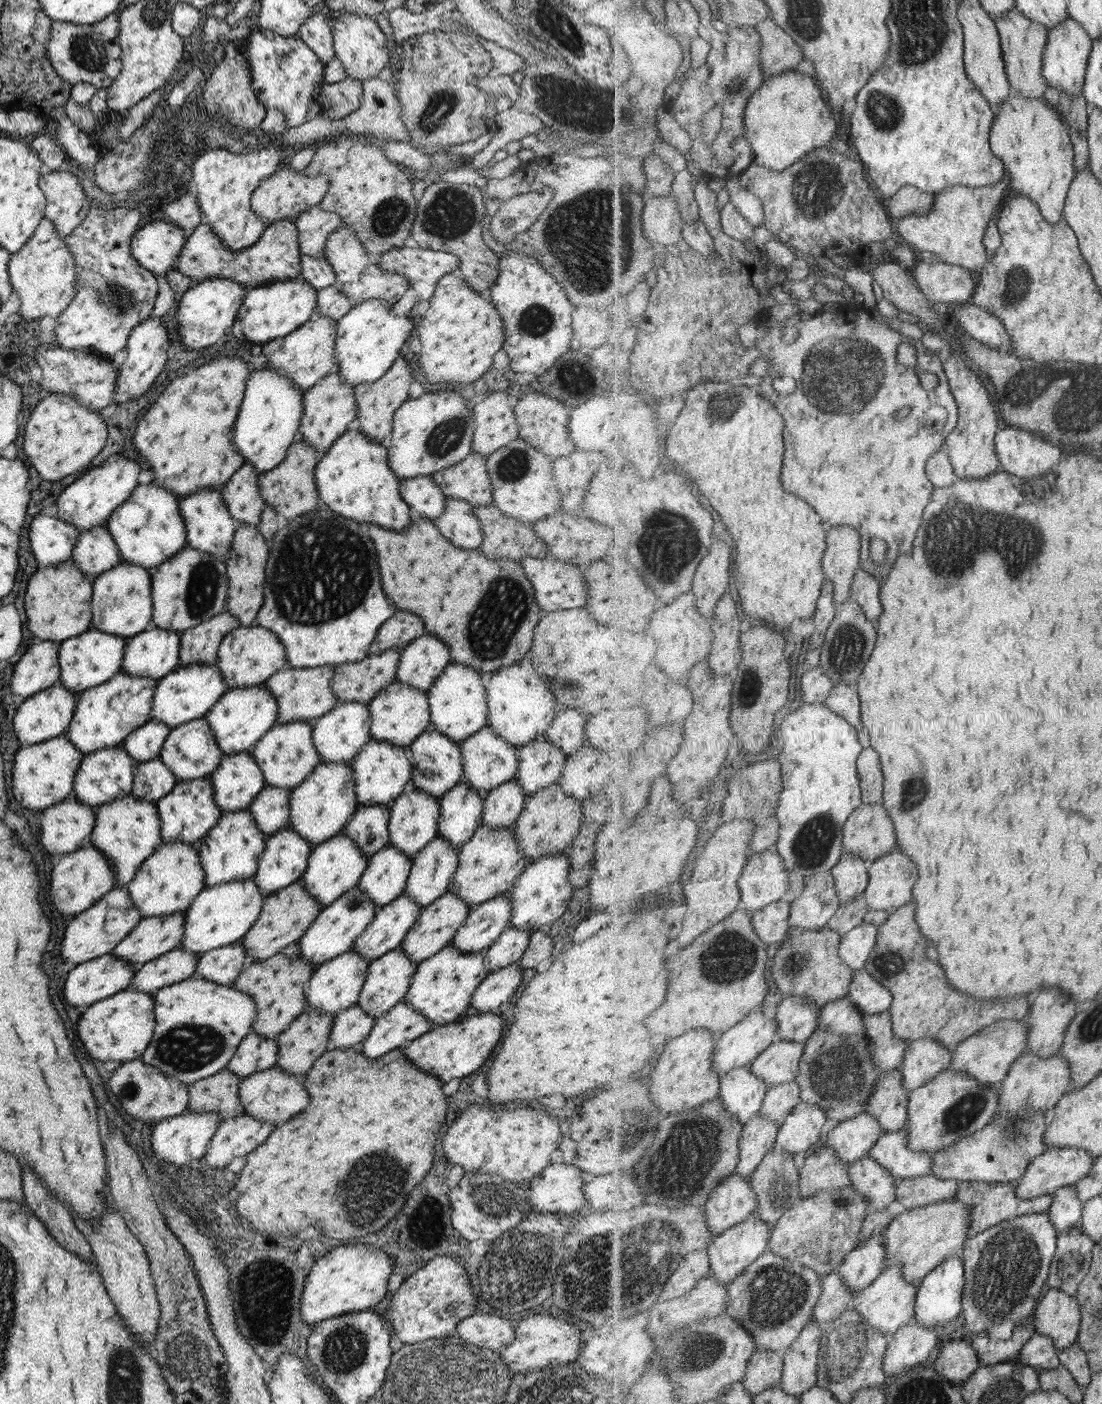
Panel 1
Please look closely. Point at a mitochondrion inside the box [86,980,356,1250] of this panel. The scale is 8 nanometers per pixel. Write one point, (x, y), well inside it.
(188, 1047)

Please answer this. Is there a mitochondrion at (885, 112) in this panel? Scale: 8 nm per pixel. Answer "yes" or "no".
yes

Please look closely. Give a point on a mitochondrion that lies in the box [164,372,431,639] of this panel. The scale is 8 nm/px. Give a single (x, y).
(341, 550)

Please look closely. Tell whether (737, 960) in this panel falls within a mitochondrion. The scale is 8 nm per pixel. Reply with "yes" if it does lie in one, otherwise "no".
yes

